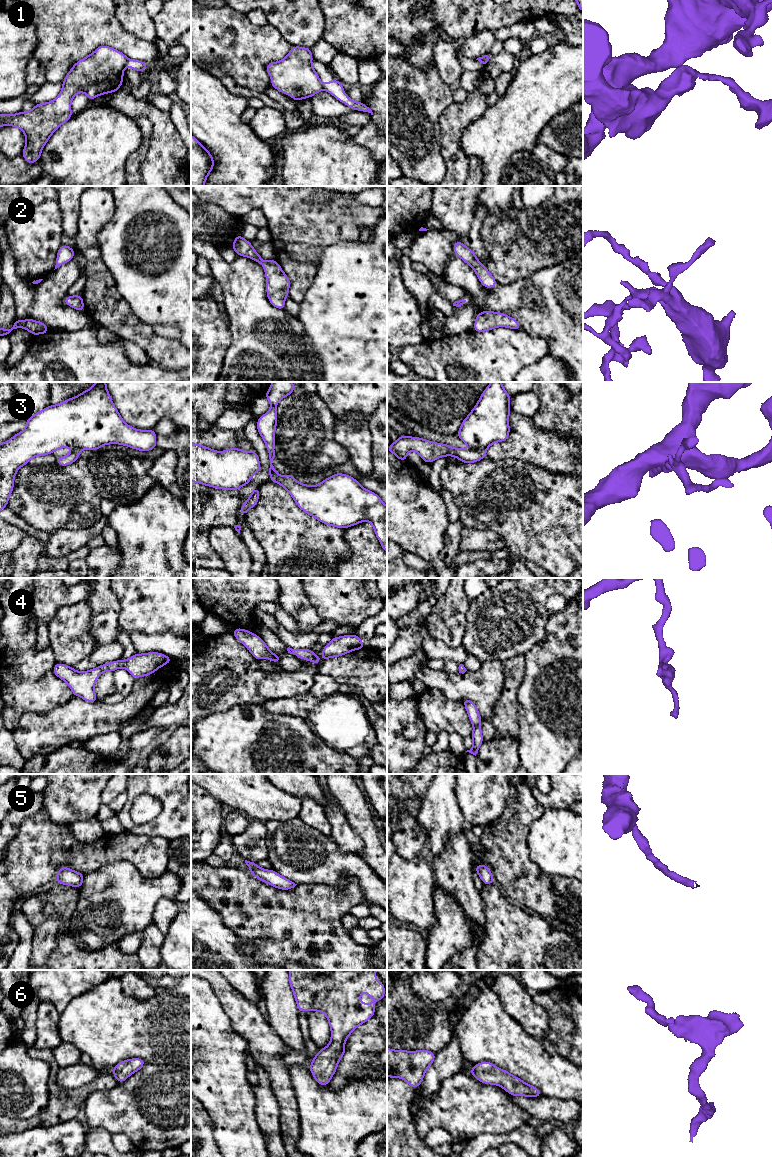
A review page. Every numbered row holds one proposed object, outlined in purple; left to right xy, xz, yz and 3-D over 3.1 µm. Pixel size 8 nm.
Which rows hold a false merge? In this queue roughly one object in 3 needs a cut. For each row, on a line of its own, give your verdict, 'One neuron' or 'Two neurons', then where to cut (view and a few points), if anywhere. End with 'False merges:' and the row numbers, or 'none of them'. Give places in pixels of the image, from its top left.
1: Two neurons. Split along xz (322, 84), (324, 89)
2: One neuron. No split
3: Two neurons. Split along yz (472, 448), (484, 450)
4: One neuron. No split
5: One neuron. No split
6: One neuron. No split
False merges: 1, 3

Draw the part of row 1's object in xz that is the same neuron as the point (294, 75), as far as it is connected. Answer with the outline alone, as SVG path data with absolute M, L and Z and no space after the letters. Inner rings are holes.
M292 46L284 59L266 65L272 80L271 87L288 94L296 102L324 90L312 67L312 59L310 48Z

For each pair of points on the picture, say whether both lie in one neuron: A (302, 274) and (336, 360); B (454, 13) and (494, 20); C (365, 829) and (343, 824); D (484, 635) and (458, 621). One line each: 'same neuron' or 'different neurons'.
A: different neurons
B: same neuron
C: different neurons
D: different neurons

